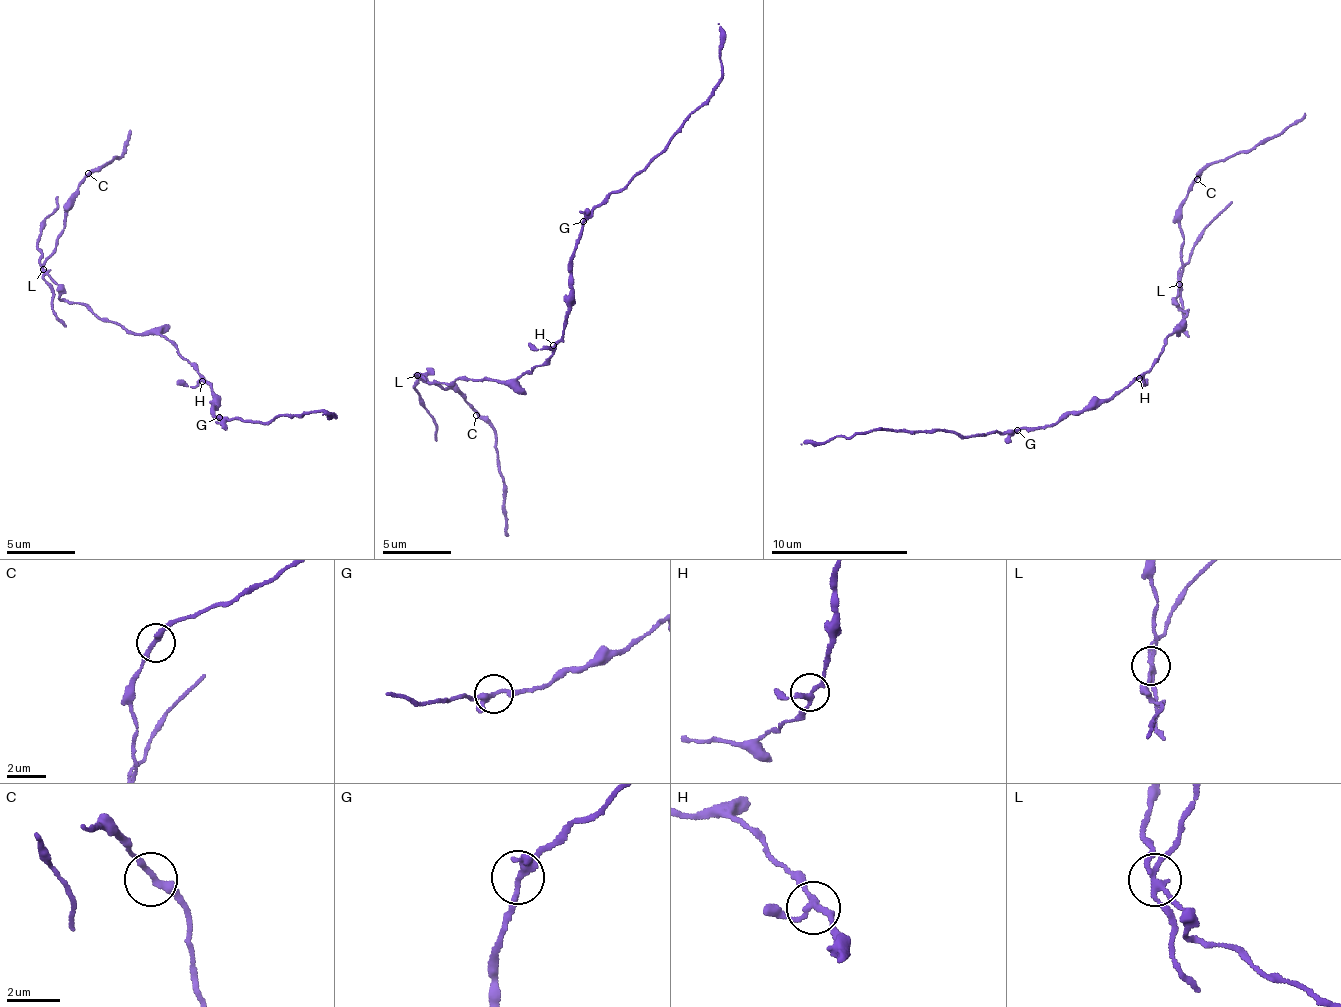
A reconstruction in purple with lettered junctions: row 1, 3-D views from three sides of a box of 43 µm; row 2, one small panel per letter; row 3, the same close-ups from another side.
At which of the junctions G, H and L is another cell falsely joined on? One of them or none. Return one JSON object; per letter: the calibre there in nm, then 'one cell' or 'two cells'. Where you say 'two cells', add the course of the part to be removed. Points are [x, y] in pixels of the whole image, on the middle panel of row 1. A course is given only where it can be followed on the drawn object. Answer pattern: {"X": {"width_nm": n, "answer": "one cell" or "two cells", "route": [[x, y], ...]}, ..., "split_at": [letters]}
{"G": {"width_nm": 240, "answer": "one cell"}, "H": {"width_nm": 180, "answer": "one cell"}, "L": {"width_nm": 190, "answer": "two cells", "route": [[416, 374], [440, 389], [453, 390], [495, 433], [508, 535]]}, "split_at": ["L"]}

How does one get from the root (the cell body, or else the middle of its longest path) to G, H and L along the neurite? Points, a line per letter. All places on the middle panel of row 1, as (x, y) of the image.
G: (538, 367), (554, 349), (567, 318), (571, 293), (568, 264), (574, 256), (583, 221)
H: (538, 367), (543, 365), (553, 345)
L: (538, 367), (510, 382), (465, 378), (449, 384), (430, 383), (426, 371), (416, 374)

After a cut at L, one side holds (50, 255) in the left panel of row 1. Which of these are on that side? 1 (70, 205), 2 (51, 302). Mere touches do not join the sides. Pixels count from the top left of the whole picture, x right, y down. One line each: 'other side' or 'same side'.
1: same side
2: same side

